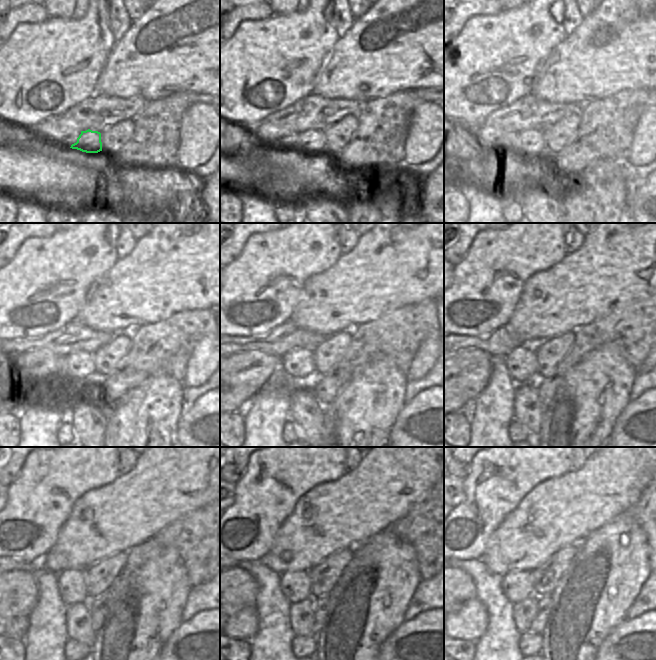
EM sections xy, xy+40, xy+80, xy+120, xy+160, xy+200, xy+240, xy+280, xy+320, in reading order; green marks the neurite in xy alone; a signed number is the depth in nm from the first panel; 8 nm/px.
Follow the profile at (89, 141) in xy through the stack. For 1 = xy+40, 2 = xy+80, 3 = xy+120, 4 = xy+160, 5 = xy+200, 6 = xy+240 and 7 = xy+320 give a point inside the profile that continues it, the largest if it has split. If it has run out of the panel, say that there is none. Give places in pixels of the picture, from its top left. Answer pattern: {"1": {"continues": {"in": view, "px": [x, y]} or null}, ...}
{"1": {"continues": {"in": "xy+40", "px": [311, 142]}}, "2": {"continues": {"in": "xy+80", "px": [531, 143]}}, "3": {"continues": {"in": "xy+120", "px": [78, 367]}}, "4": {"continues": {"in": "xy+160", "px": [298, 364]}}, "5": {"continues": {"in": "xy+200", "px": [521, 362]}}, "6": {"continues": {"in": "xy+240", "px": [72, 585]}}, "7": {"continues": {"in": "xy+320", "px": [517, 585]}}}

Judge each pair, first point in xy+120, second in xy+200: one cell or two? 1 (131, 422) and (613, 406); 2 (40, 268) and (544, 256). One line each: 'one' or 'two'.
1: one
2: one

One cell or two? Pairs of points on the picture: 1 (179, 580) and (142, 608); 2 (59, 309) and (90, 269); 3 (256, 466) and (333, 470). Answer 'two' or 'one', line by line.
1: one
2: one
3: one

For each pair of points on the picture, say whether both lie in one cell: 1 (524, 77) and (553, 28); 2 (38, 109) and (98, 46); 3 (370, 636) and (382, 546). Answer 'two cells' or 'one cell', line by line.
1: one cell
2: one cell
3: one cell

